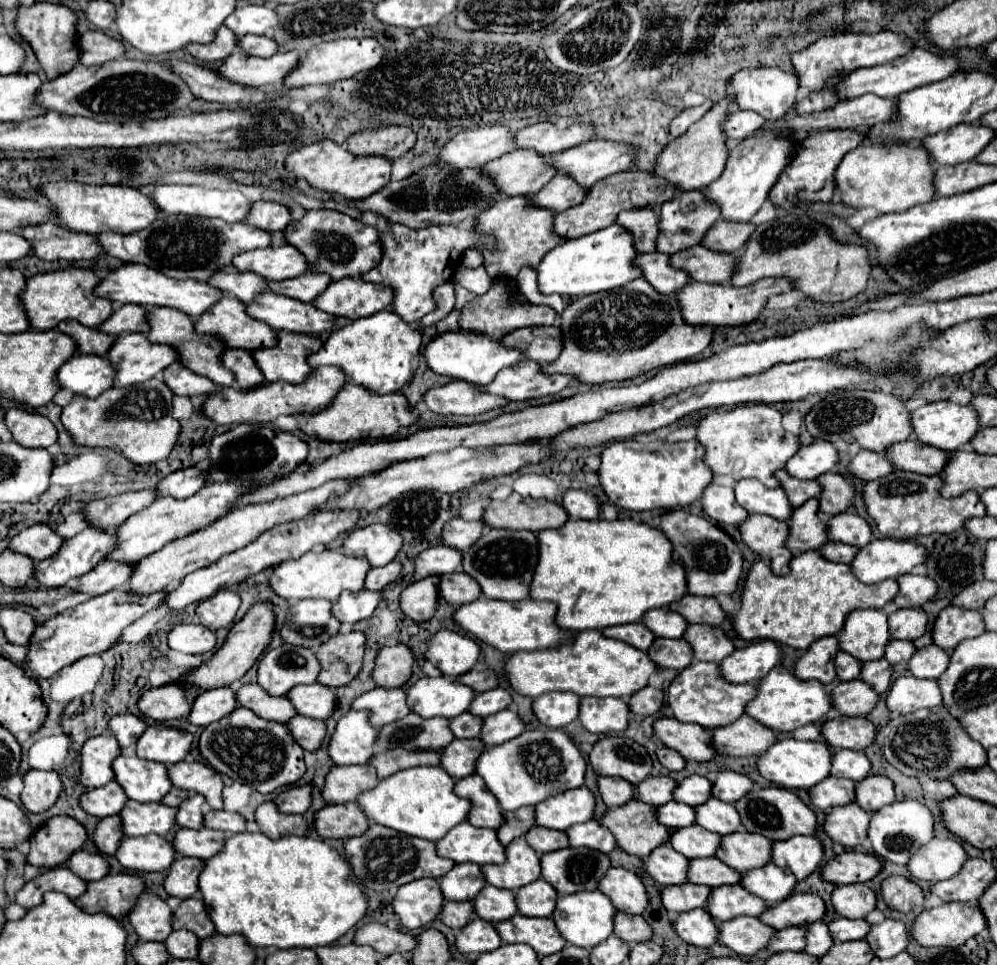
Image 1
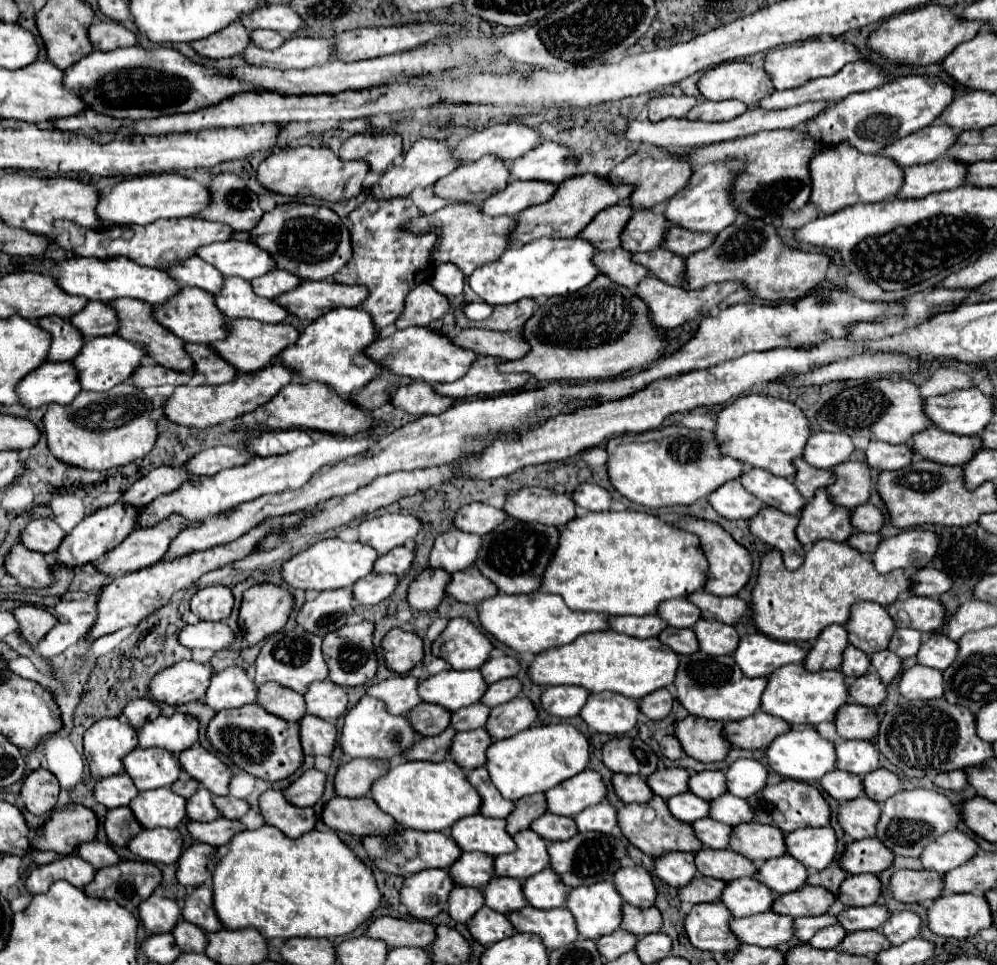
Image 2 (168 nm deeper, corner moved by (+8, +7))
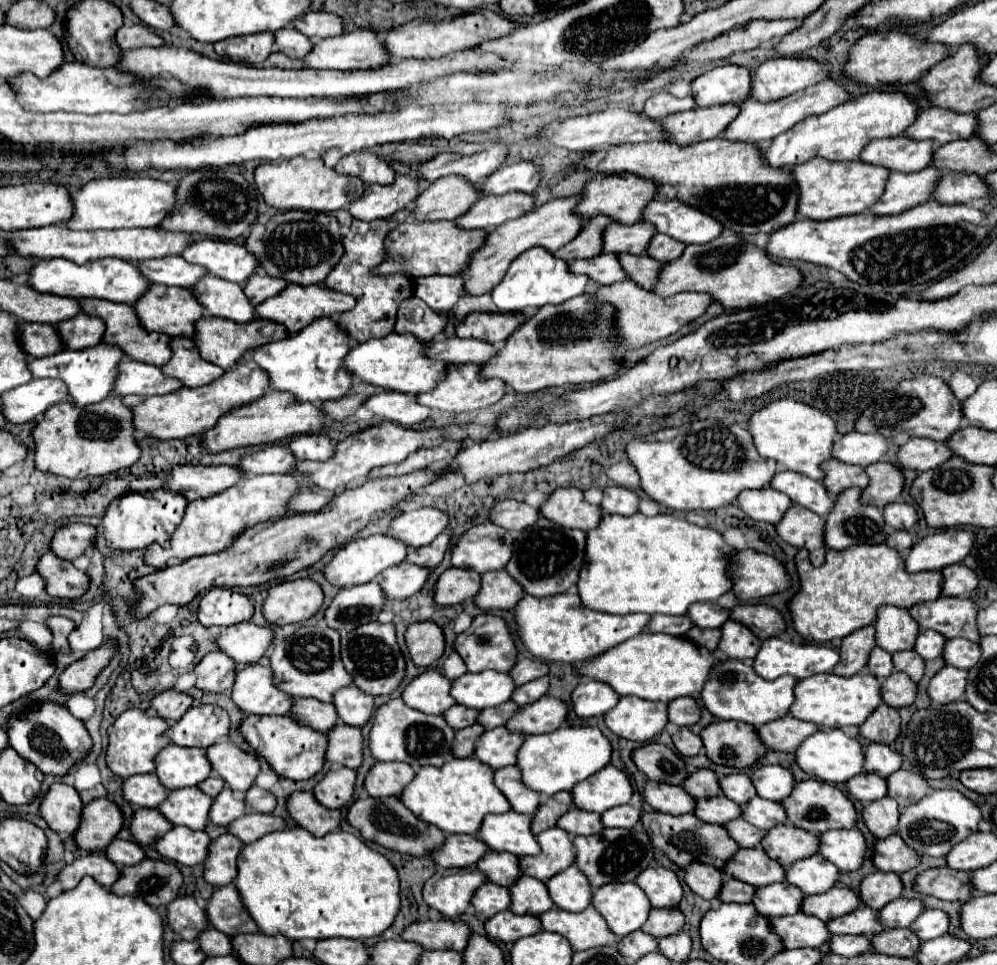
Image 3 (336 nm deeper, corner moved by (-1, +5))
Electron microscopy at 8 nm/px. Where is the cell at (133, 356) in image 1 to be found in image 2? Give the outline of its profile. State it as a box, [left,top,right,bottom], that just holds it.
[74,335,148,393]

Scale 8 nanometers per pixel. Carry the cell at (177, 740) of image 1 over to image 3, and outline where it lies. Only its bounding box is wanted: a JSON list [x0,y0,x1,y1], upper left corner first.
[167,705,231,749]

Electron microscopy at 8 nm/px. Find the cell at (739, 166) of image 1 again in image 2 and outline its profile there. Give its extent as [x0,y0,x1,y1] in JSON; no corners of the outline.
[664,163,736,233]

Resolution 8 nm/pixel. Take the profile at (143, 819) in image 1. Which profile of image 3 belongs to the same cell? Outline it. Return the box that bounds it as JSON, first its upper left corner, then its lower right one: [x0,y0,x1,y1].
[159,787,213,829]

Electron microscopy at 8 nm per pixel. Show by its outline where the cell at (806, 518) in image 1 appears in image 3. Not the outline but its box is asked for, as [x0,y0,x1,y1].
[825,487,891,549]

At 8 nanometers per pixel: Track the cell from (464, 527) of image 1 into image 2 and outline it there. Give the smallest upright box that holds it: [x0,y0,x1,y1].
[454,503,506,535]

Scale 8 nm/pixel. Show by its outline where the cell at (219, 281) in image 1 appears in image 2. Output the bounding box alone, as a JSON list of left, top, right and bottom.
[168,257,224,293]

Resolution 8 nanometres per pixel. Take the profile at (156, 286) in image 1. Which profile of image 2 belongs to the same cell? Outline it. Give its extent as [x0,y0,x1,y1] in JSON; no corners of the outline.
[56,257,180,307]

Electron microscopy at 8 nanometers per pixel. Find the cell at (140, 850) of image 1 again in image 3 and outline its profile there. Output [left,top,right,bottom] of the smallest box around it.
[155,827,211,865]

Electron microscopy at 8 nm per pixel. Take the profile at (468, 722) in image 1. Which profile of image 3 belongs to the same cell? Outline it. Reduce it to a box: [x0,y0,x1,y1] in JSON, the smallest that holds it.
[477,701,519,729]

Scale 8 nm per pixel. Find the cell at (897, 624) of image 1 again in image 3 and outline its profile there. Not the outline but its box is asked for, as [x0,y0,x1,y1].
[909,597,981,643]

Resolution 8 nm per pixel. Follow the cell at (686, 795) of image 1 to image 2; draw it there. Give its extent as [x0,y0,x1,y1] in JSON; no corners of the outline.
[690,771,726,799]

